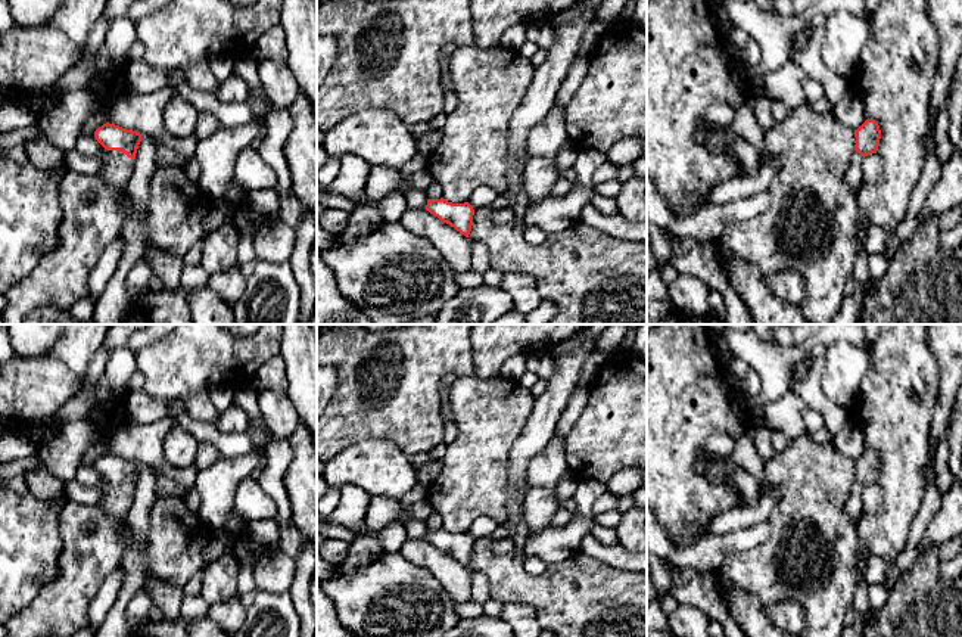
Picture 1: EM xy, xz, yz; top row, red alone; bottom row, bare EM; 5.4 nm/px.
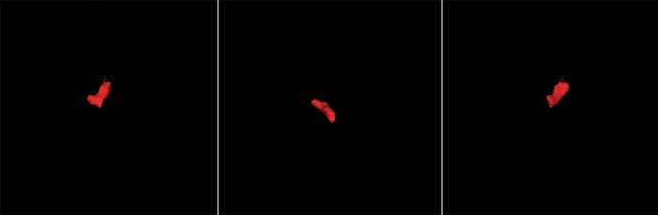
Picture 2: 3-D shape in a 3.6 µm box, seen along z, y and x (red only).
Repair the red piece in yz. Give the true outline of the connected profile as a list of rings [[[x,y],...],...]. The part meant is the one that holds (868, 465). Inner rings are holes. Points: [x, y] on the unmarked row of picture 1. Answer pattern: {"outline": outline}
{"outline": [[[866,450],[857,460],[854,460],[856,475],[846,500],[844,510],[852,522],[857,522],[862,516],[862,492],[863,488],[877,484],[881,469],[881,460],[875,450]]]}

